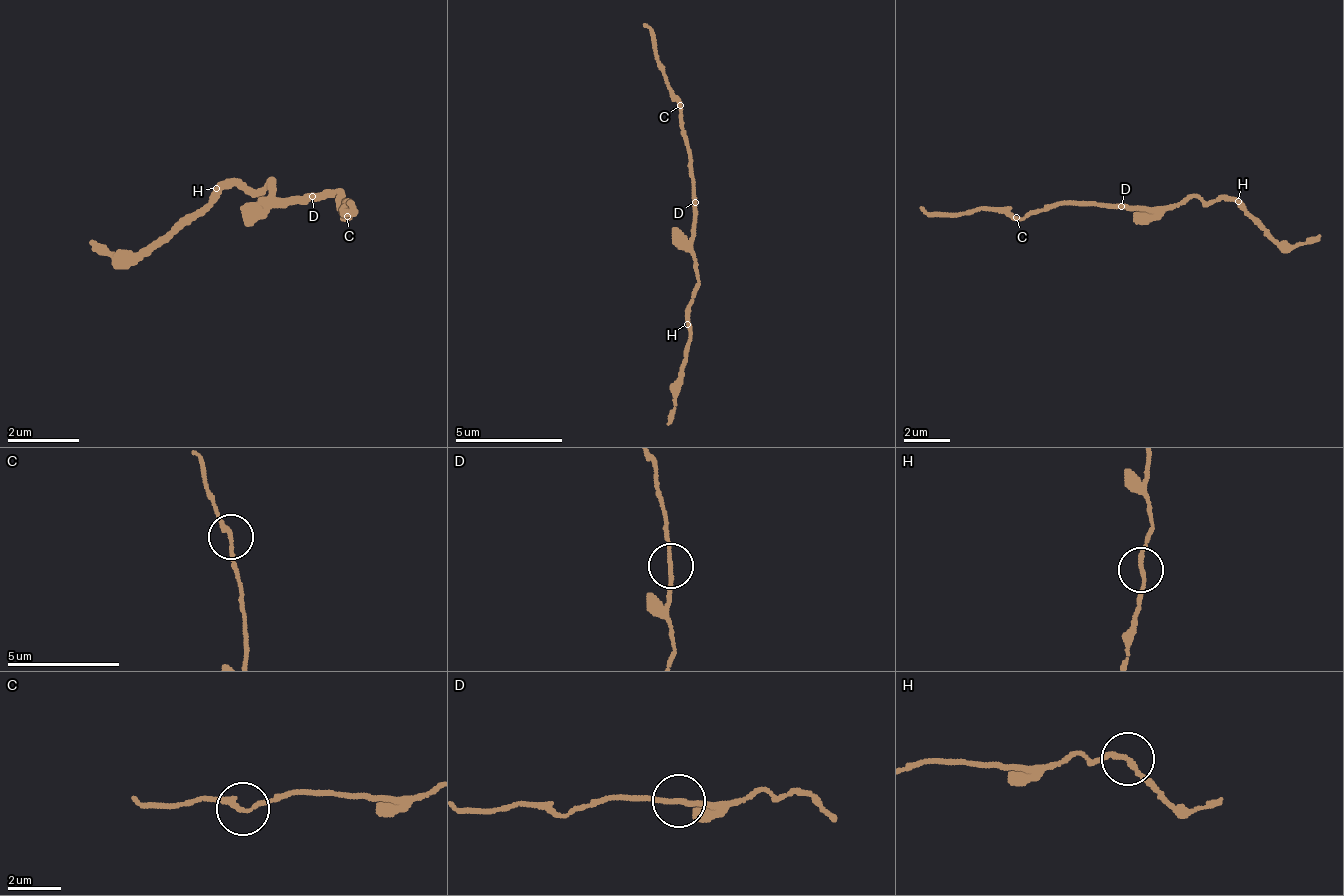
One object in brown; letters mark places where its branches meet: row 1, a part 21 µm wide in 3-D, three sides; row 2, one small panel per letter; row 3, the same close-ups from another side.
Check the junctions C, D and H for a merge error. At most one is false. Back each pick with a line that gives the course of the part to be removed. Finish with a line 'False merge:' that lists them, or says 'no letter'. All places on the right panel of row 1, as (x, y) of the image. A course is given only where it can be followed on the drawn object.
H: foreign part runs (1240, 199), (1278, 245), (1309, 245), (1318, 233)
False merge: H

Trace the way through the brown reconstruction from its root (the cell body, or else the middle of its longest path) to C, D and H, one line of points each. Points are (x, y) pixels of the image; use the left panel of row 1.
C: (293, 196), (345, 197), (340, 197), (344, 197), (340, 207), (347, 207), (343, 216), (347, 216)
D: (293, 196), (312, 196)
H: (293, 196), (266, 196), (271, 195), (267, 195), (271, 186), (217, 185)

